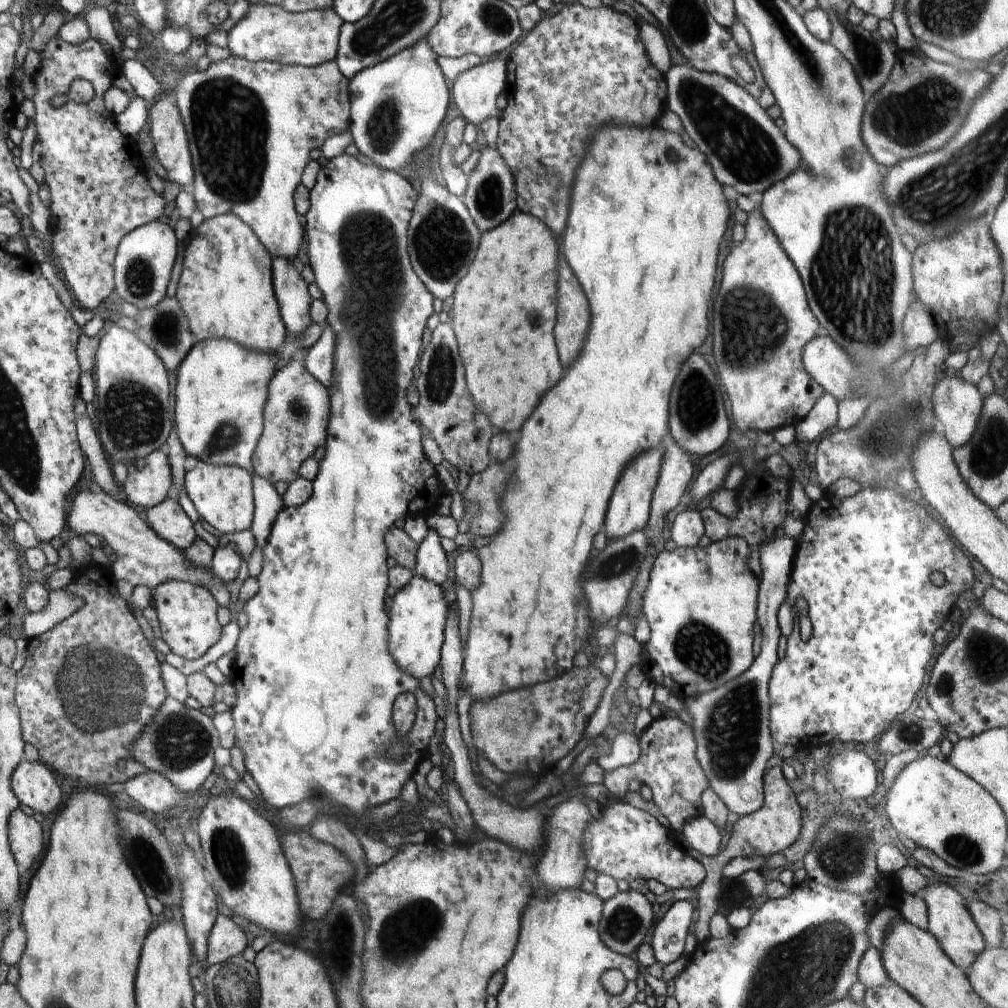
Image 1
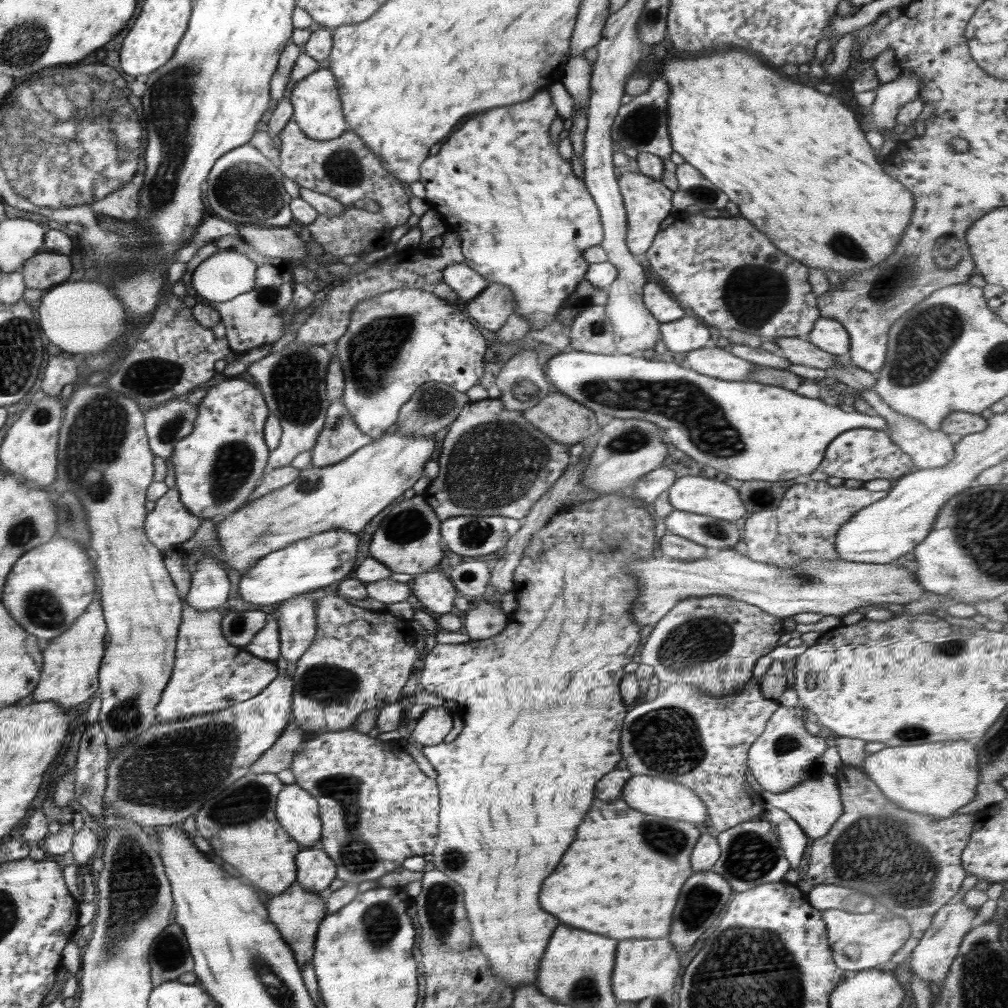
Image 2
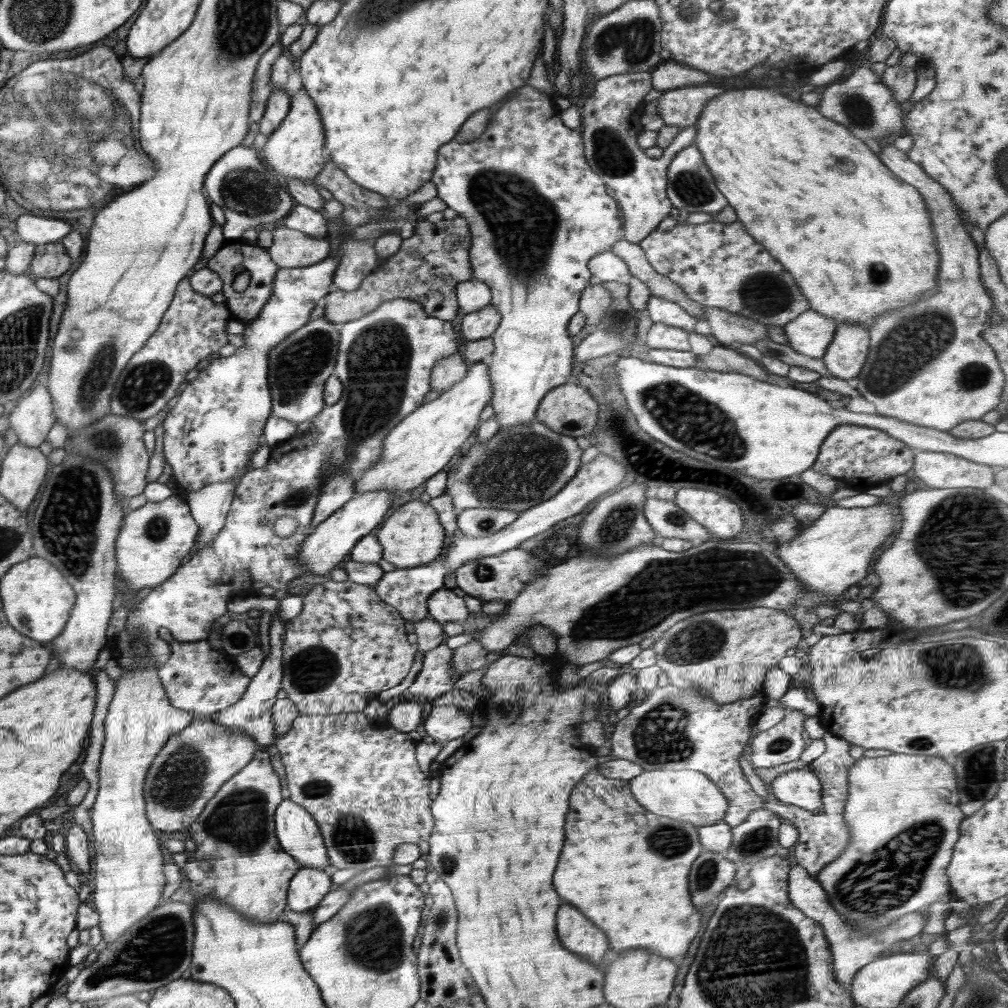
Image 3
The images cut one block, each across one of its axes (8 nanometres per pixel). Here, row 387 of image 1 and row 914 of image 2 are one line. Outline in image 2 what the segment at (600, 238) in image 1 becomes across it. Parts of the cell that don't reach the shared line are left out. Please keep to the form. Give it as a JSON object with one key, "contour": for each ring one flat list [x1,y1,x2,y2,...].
{"contour":[[621,797,606,802,594,800,576,830,576,840,564,852,556,870,544,880,540,906,546,912,556,914,562,924,584,928,596,934,608,934,616,940,662,938,670,934,672,910,676,906,680,888,693,873,690,855,700,835,694,823,642,814,632,810]]}

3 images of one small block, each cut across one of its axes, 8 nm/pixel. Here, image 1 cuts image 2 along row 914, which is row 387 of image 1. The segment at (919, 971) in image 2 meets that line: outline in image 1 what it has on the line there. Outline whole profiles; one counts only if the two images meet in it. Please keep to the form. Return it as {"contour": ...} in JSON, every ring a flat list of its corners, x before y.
{"contour":[[948,372,945,377,940,376,931,394,931,403,936,420,940,423,943,435,948,439,950,447,960,448,974,434,980,411,982,410,983,399,976,385,966,382,958,374]]}

